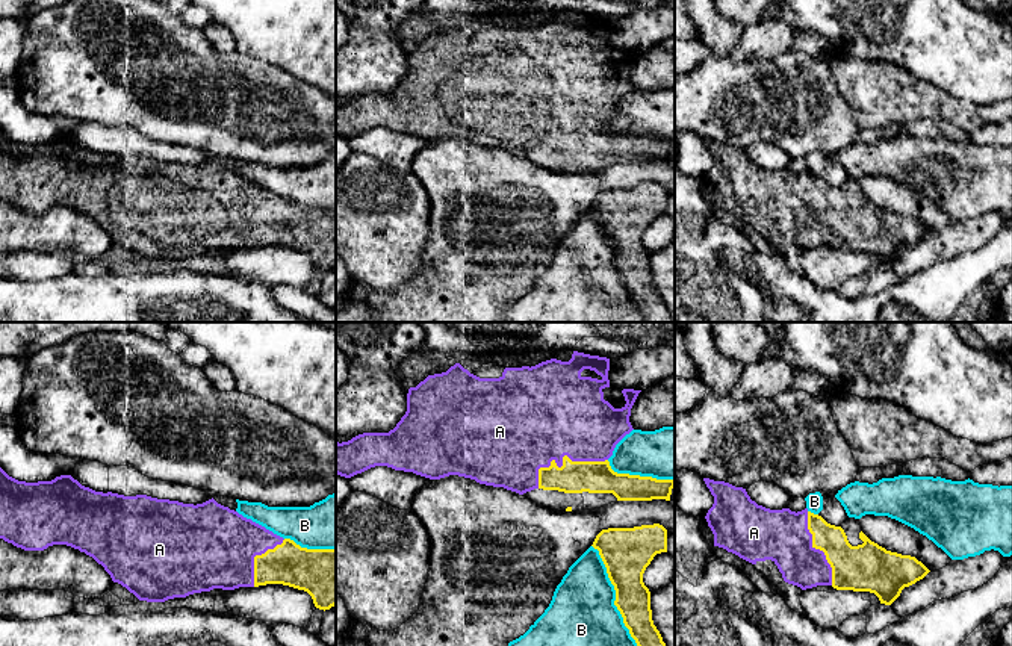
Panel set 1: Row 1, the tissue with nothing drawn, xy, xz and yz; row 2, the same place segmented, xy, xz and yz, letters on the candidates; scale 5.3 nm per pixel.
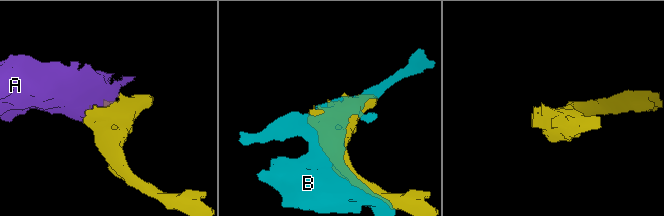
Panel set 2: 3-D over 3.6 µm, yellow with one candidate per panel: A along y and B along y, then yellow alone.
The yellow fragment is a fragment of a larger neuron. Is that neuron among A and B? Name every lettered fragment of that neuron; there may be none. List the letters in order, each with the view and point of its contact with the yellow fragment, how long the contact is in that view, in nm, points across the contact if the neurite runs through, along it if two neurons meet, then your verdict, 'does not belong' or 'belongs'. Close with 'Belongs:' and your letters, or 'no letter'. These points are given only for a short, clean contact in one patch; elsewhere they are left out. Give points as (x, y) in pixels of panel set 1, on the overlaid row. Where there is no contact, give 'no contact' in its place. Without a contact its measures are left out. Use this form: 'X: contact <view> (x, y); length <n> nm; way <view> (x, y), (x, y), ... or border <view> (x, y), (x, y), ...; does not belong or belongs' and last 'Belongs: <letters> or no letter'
A: contact xz (563, 460); length 400 nm; belongs
B: contact xz (616, 595); length 600 nm; does not belong
Belongs: A

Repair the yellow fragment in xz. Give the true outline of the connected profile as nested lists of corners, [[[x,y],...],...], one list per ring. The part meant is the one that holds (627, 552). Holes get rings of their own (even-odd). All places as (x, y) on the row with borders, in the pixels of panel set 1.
[[[660,523],[608,528],[591,546],[599,551],[616,590],[614,605],[637,646],[666,646],[652,620],[643,573],[657,554],[667,552],[667,530]]]

